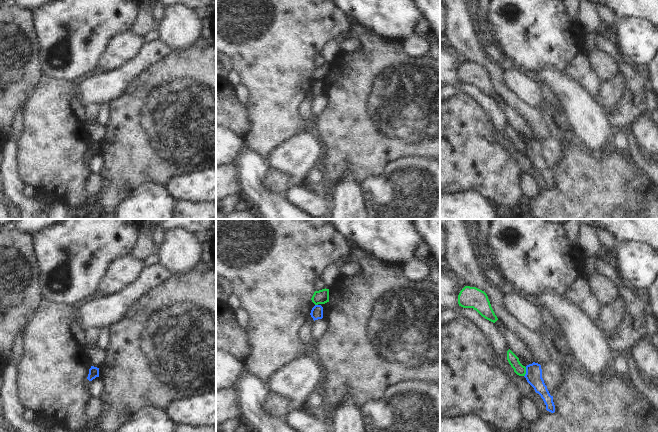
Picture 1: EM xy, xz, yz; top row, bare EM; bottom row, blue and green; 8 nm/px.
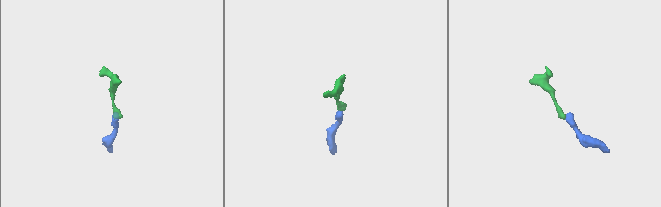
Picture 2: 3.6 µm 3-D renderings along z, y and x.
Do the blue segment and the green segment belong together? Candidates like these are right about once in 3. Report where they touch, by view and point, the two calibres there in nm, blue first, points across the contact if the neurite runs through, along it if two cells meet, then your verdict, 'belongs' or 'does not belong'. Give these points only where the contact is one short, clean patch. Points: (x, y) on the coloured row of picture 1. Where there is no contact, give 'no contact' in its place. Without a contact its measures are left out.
yz (526, 372) | 130/90 nm | does not belong

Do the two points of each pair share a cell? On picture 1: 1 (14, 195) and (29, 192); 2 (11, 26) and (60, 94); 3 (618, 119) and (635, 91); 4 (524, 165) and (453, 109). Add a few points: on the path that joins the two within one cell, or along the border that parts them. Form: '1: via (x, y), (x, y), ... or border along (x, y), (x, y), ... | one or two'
1: border along (25, 186), (22, 192), (24, 197) | two
2: border along (43, 75), (30, 95) | two
3: via (625, 112), (633, 104), (634, 98) | one
4: border along (494, 137), (507, 150), (511, 159), (523, 172) | two

